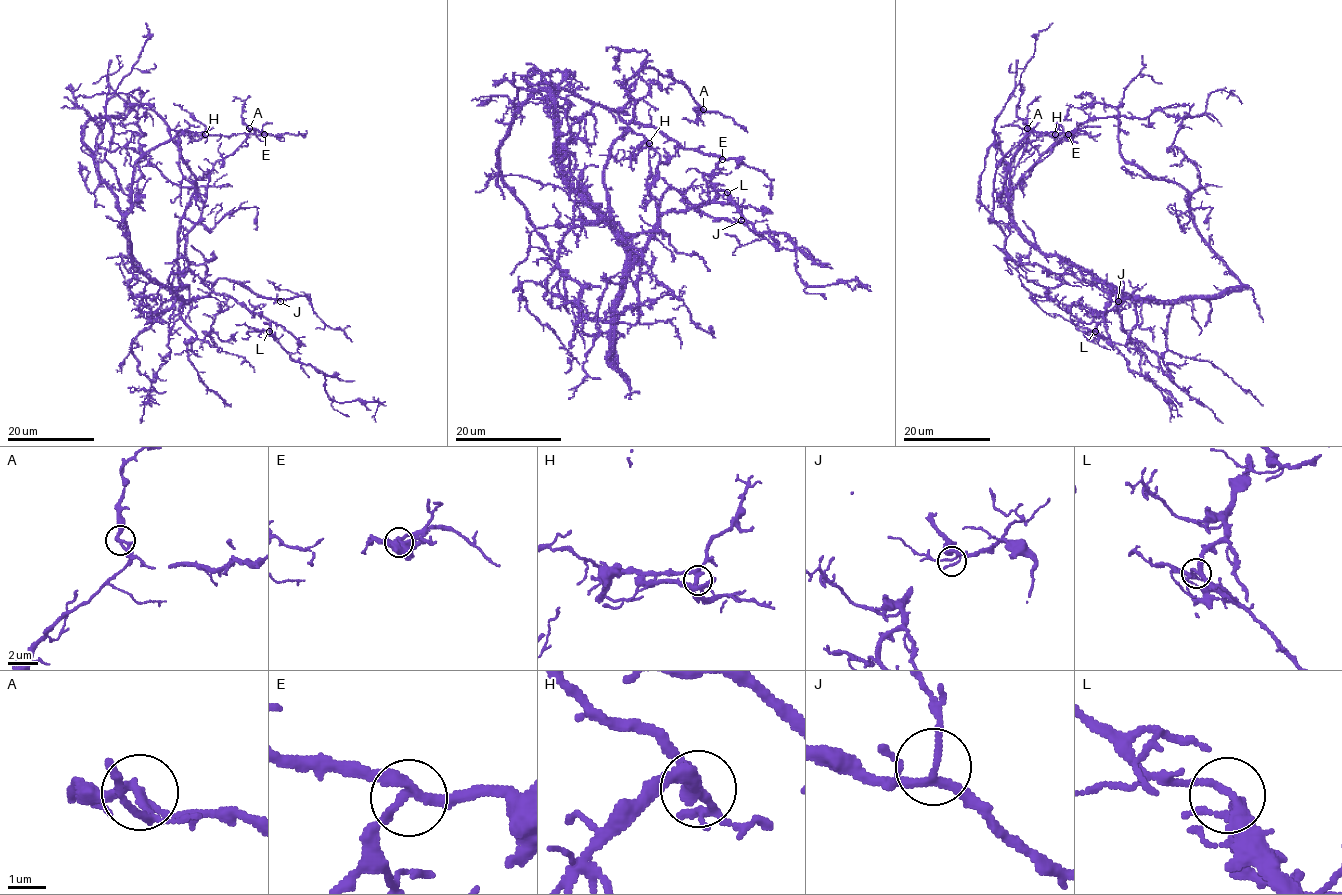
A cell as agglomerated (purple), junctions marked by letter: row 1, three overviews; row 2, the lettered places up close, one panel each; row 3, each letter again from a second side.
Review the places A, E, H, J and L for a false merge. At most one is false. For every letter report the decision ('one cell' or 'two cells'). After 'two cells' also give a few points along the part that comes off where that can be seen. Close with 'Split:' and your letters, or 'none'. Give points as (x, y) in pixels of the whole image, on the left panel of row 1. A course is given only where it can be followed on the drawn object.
A: one cell
E: one cell
H: one cell
J: one cell
L: one cell
Split: none

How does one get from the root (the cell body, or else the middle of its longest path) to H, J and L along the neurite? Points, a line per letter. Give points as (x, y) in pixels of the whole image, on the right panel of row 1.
H: (1139, 300), (1122, 296), (1081, 266), (1046, 256), (1012, 220), (1011, 158), (1031, 132), (1055, 134)
J: (1139, 300), (1148, 298), (1124, 295), (1092, 279), (1108, 286), (1118, 301)
L: (1139, 300), (1148, 298), (1111, 294), (1104, 320), (1095, 331)

